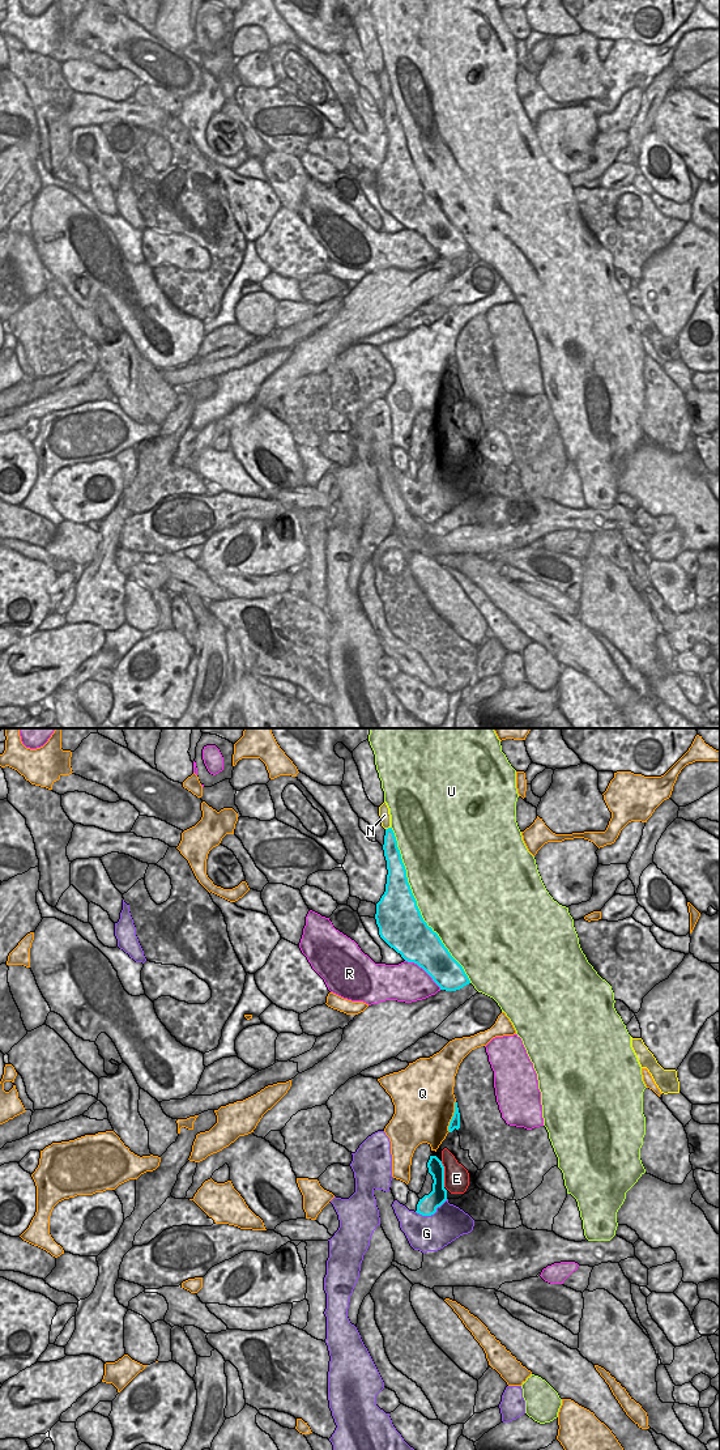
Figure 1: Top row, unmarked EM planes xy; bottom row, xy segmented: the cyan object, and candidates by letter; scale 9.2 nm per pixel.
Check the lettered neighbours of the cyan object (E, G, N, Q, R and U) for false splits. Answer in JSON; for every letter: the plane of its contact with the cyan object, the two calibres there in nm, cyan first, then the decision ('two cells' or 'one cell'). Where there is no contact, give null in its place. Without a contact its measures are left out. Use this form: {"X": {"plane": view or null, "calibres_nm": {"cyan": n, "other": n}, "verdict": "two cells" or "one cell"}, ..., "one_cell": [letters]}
{"E": {"plane": "xy", "calibres_nm": {"cyan": 150, "other": 240}, "verdict": "two cells"}, "G": {"plane": "xy", "calibres_nm": {"cyan": 170, "other": 340}, "verdict": "two cells"}, "N": {"plane": "xy", "calibres_nm": {"cyan": 150, "other": 100}, "verdict": "two cells"}, "Q": {"plane": "xy", "calibres_nm": {"cyan": 100, "other": 500}, "verdict": "two cells"}, "R": {"plane": "xy", "calibres_nm": {"cyan": 360, "other": 360}, "verdict": "two cells"}, "U": {"plane": "xy", "calibres_nm": {"cyan": 420, "other": 480}, "verdict": "two cells"}, "one_cell": []}

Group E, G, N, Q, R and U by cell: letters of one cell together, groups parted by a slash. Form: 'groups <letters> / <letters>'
groups E / G / N / Q / R / U

